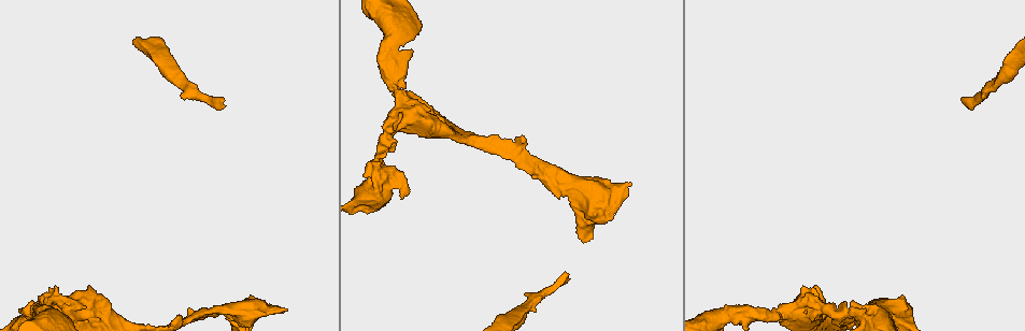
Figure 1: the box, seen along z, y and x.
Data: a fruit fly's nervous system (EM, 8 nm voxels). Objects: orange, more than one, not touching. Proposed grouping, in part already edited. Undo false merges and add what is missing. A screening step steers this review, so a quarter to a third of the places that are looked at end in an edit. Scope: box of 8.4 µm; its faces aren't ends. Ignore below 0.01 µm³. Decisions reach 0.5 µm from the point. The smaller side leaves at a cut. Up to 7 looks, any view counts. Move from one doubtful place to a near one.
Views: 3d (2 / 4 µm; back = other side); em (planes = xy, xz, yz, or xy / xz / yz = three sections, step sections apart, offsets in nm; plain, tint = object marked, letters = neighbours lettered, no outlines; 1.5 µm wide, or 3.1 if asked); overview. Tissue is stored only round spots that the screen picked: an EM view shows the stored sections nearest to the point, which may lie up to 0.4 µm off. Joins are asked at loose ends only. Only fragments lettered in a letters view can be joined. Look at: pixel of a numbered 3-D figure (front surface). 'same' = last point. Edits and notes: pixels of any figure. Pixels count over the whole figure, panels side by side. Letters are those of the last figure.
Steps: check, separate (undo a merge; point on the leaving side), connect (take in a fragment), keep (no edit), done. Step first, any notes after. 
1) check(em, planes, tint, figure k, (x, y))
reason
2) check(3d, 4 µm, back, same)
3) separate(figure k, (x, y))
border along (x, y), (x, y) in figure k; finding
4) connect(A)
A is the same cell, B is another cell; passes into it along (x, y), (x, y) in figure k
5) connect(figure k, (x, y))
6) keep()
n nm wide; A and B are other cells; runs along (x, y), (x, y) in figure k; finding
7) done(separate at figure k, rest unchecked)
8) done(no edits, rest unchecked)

check(em, planes, letters, figure 1, (748, 316))
branch point

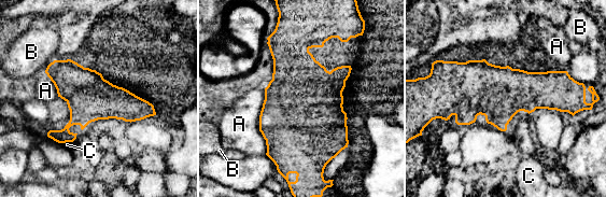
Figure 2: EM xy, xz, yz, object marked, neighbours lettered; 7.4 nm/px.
keep()
360 nm wide; A, B and C are other cells; border along (264, 89), (259, 131), (266, 153) in figure 2; continuous, no second cell

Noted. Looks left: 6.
check(3d, 4 µm, figure 1, (551, 174))
branch point

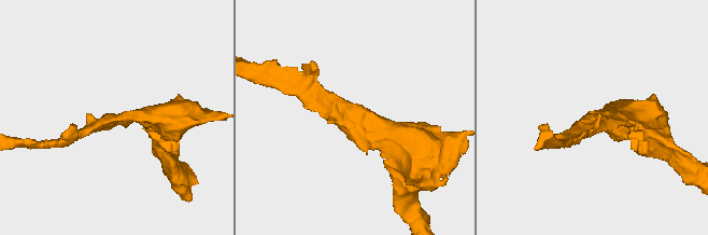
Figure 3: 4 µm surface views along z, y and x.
check(em, yz, step 4, tint, figure 3, (357, 119))
need the tissue

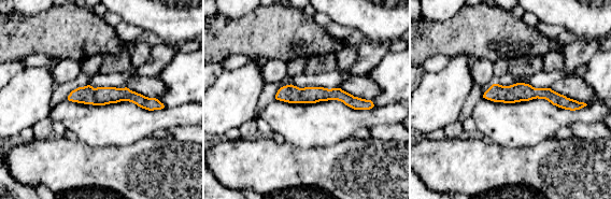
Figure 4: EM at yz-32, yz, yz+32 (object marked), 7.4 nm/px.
check(em, xy, step 4, letters, same)

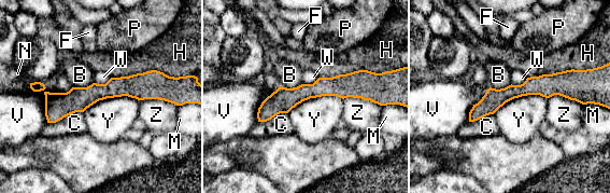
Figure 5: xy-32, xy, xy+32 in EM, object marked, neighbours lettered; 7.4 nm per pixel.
keep()
B, C, F, H, M, N, P, V, W, Y and Z are other cells; border along (138, 99), (107, 97), (83, 112) in figure 5; continuous, no second cell

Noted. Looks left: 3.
check(3d, 4 µm, figure 1, (221, 100))
an open end

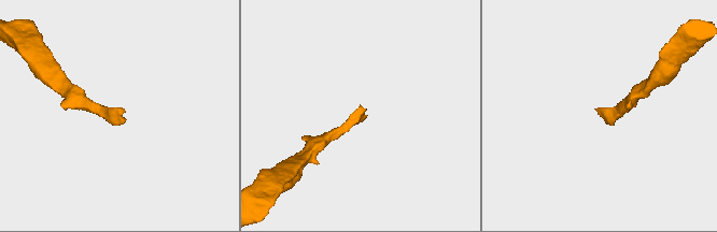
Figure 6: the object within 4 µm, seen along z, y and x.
check(em, xz, step 8, letters, figure 6, (596, 109))

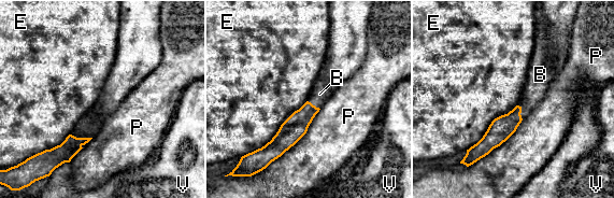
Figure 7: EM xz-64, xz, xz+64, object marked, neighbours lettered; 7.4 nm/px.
check(em, planes, letters, same)
cut it another way

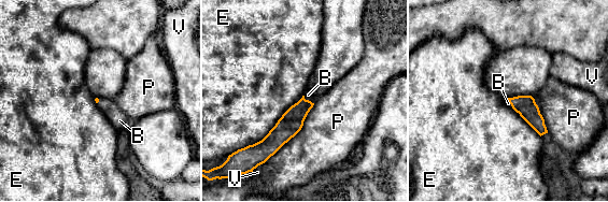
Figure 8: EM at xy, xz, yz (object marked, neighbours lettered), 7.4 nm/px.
connect(B)
B is the same cell, E, P and V are other cells; passes into it along (291, 123), (308, 100), (308, 95) in figure 8; it goes on there

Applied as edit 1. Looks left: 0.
done(connect at figure 8, rest unchecked)

